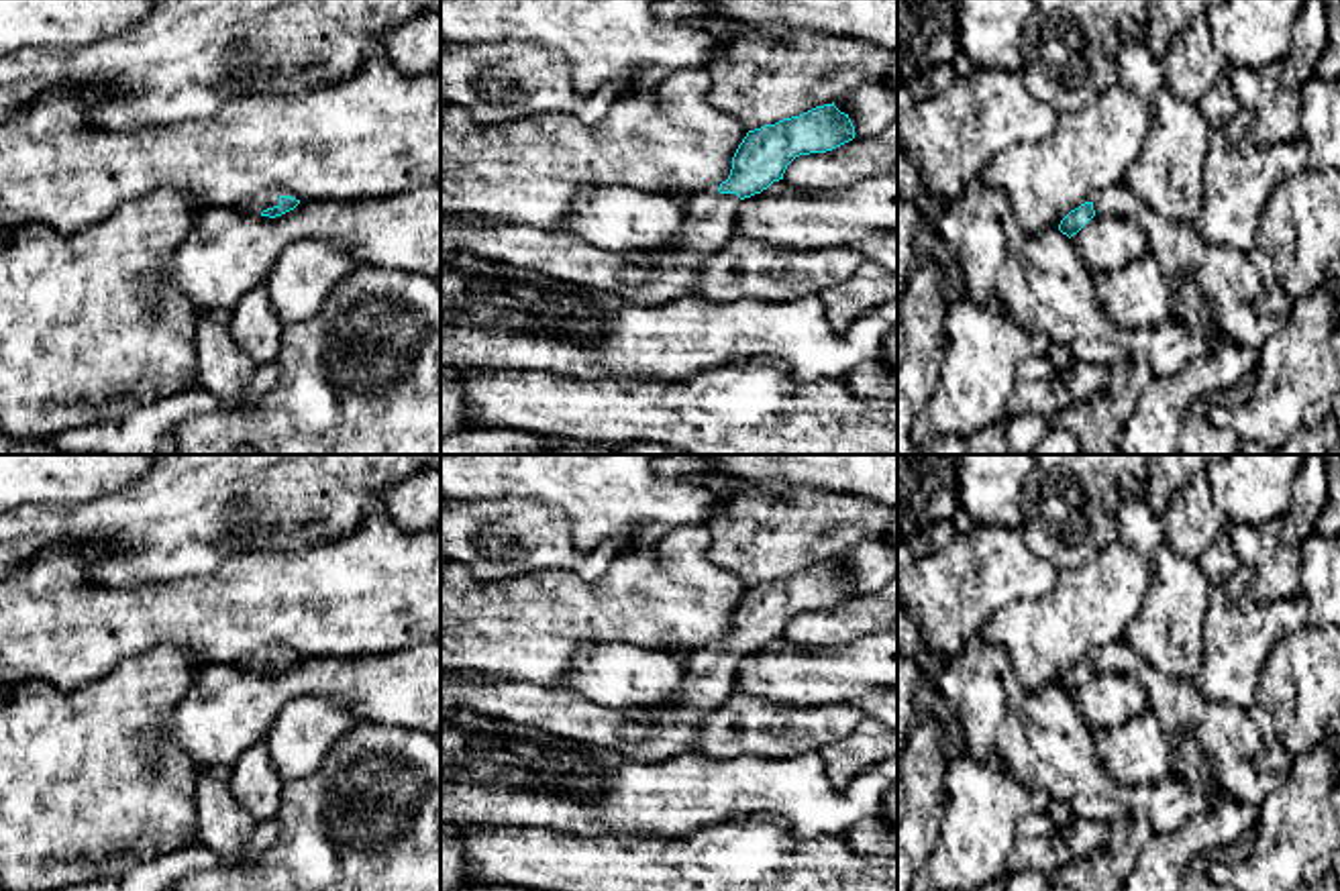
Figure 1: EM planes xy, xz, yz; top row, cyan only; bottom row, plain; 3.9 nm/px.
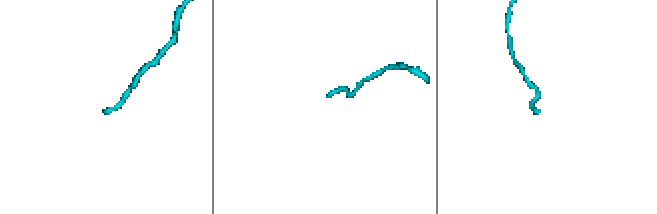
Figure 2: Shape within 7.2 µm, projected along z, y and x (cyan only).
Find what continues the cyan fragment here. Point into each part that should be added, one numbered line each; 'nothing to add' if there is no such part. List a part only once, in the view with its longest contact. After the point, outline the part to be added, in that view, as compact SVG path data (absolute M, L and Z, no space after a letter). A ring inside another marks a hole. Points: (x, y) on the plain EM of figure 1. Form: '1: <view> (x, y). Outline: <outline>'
1: xy (255, 663). Outline: M263 654L263 657L245 659L239 663L239 667L261 671L263 667L273 665L273 663L279 663L279 654Z

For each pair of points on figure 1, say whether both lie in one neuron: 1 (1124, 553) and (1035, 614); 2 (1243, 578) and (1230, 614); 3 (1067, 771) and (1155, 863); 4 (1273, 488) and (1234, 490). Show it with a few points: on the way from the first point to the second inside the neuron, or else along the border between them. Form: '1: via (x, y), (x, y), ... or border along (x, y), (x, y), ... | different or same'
1: via (1102, 575), (1063, 614), (1057, 614) | same
2: via (1239, 586), (1232, 606) | same
3: border along (1196, 812), (1175, 828), (1153, 834) | different
4: via (1263, 488), (1245, 490) | same

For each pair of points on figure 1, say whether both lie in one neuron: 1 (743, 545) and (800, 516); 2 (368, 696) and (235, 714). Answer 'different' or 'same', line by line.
1: same
2: same

